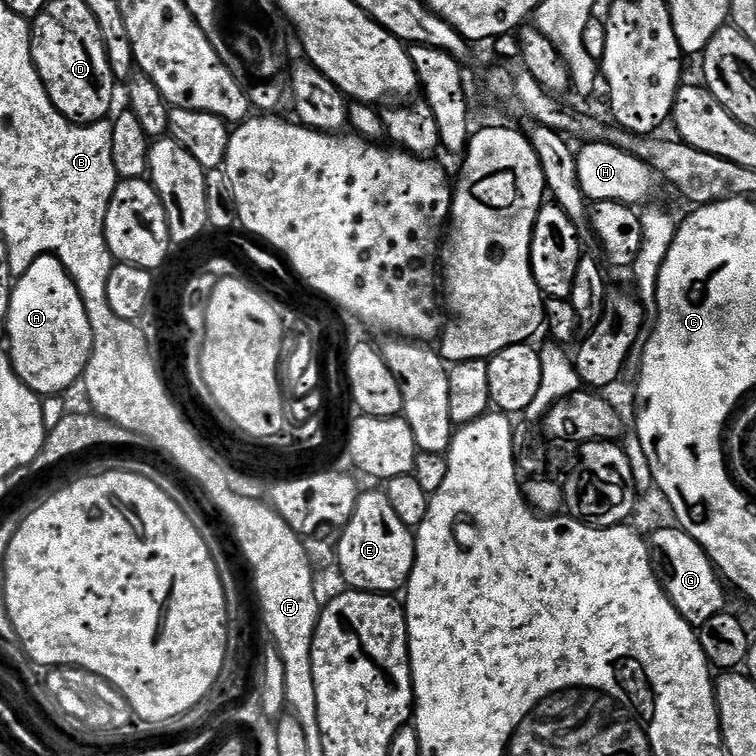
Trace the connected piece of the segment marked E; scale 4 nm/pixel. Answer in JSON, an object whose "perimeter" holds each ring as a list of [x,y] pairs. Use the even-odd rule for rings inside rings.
{"perimeter":[[[361,491],[357,498],[356,509],[348,524],[343,526],[340,540],[335,541],[336,564],[345,576],[345,582],[349,589],[362,592],[379,592],[396,594],[407,585],[412,567],[416,564],[416,537],[413,529],[407,528],[394,514],[394,506],[390,506],[390,498],[387,491],[366,492]]]}

